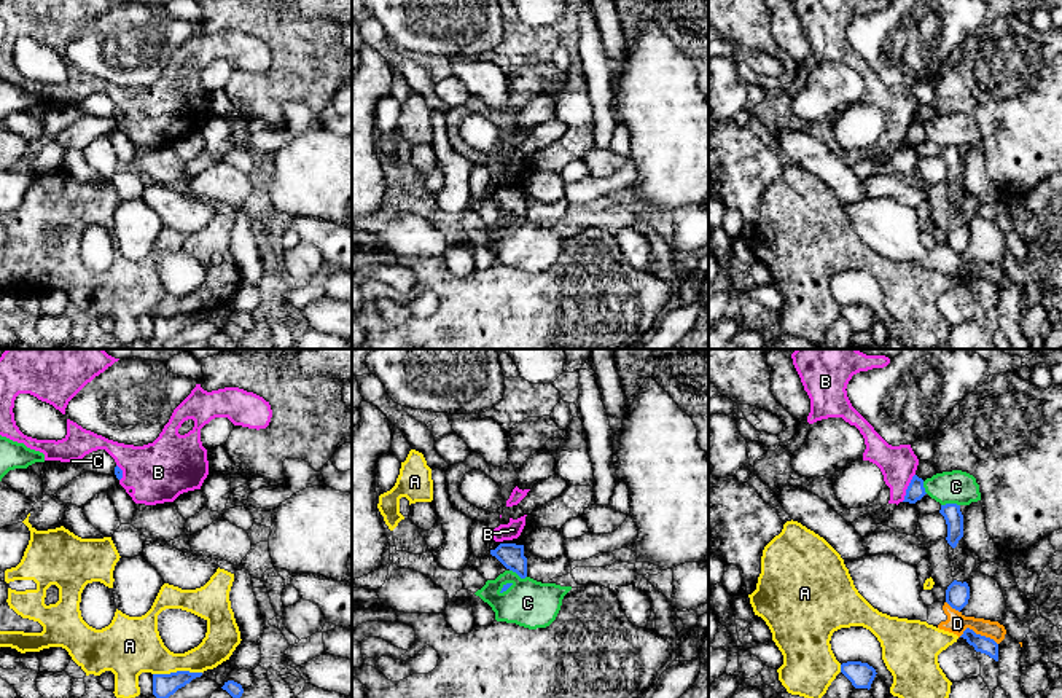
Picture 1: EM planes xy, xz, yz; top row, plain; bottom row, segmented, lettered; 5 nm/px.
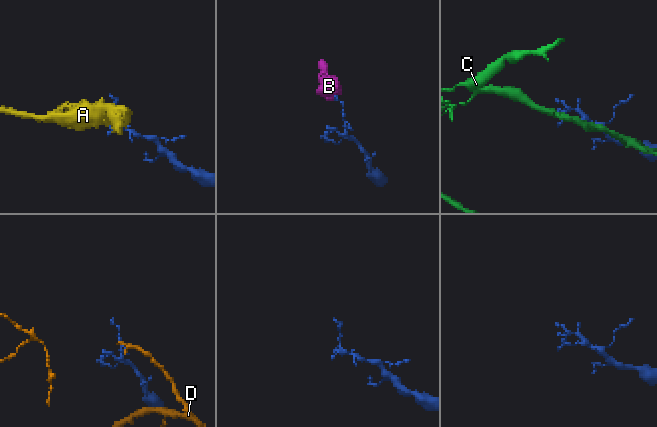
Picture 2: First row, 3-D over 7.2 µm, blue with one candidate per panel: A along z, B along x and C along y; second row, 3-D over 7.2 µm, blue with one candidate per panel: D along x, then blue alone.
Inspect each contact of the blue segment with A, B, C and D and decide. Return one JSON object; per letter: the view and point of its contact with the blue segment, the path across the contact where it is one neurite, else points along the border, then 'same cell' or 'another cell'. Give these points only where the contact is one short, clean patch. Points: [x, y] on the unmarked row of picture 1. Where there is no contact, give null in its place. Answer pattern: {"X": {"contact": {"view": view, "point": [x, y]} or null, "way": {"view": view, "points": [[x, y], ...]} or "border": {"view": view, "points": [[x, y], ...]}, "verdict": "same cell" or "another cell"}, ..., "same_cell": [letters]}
{"A": {"contact": {"view": "xy", "point": [177, 314]}, "verdict": "another cell"}, "B": {"contact": {"view": "yz", "point": [908, 131]}, "border": {"view": "yz", "points": [[914, 117], [901, 144]]}, "verdict": "another cell"}, "C": {"contact": {"view": "yz", "point": [949, 147]}, "border": {"view": "yz", "points": [[959, 147], [941, 149]]}, "verdict": "another cell"}, "D": {"contact": {"view": "yz", "point": [978, 278]}, "border": {"view": "yz", "points": [[959, 279], [967, 271], [972, 271], [989, 279], [997, 287]]}, "verdict": "another cell"}, "same_cell": []}

